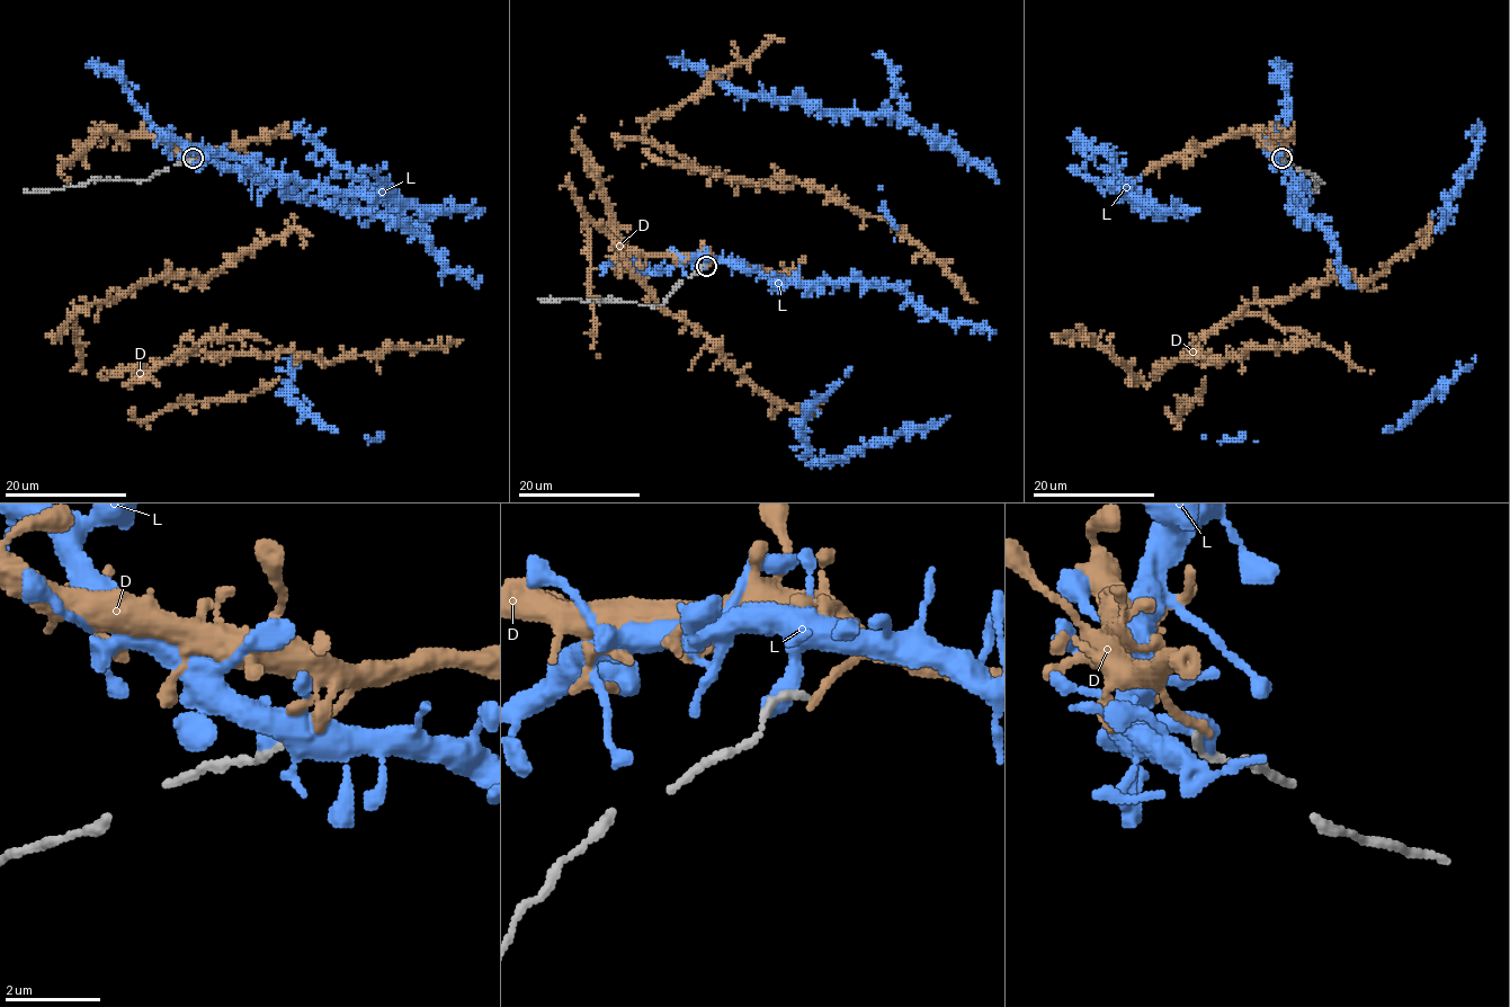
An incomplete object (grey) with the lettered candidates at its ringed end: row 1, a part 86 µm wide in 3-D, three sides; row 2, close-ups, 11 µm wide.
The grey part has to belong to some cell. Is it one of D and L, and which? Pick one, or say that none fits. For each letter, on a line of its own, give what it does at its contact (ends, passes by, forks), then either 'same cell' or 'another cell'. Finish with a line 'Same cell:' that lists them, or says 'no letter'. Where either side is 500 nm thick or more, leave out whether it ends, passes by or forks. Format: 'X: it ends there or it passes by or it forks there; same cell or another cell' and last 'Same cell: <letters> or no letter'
D: it ends there; another cell
L: another cell
Same cell: no letter

